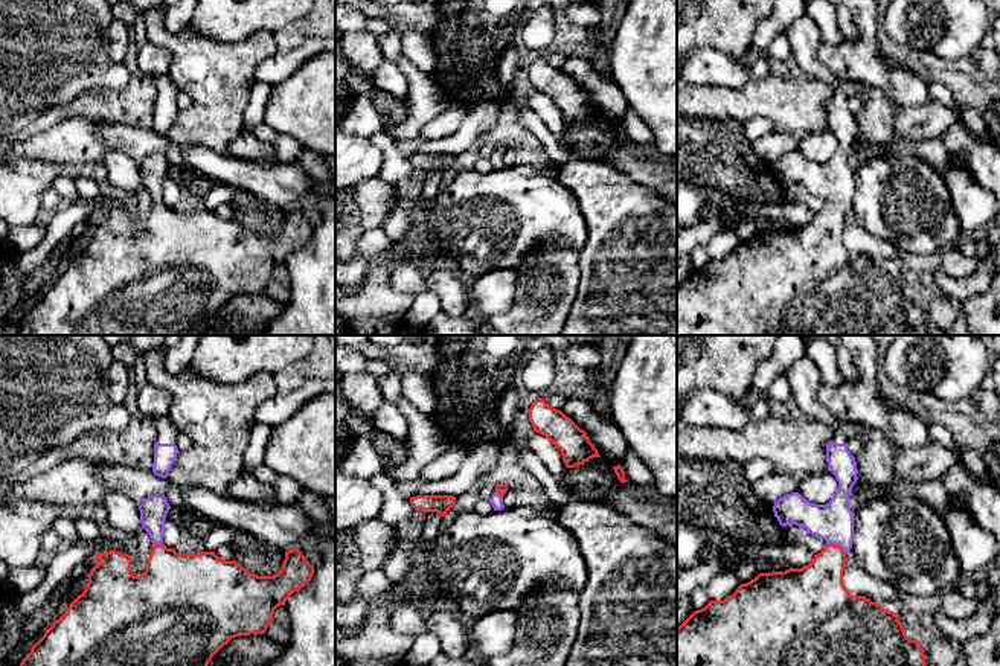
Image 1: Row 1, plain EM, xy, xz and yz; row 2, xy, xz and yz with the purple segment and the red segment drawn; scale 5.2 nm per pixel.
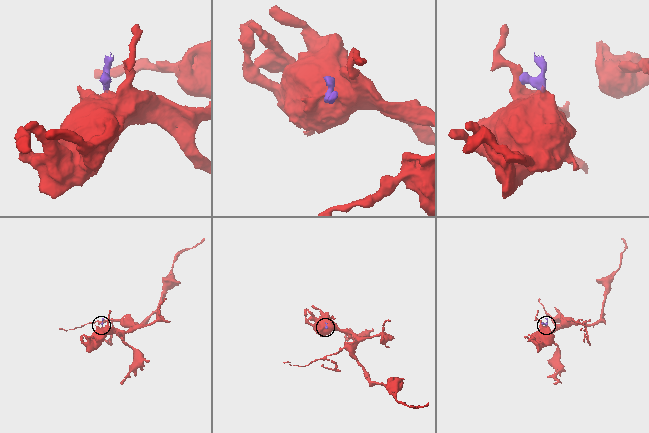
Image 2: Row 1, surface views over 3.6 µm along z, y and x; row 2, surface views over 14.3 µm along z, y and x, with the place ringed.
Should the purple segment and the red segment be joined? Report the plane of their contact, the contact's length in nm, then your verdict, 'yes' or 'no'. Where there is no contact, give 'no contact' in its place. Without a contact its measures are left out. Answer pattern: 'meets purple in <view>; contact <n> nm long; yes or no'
meets purple in yz; contact 120 nm long; yes

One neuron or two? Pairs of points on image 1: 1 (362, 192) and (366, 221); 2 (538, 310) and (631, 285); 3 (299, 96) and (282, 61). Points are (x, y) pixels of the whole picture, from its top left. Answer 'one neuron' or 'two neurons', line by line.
1: one neuron
2: two neurons
3: two neurons

